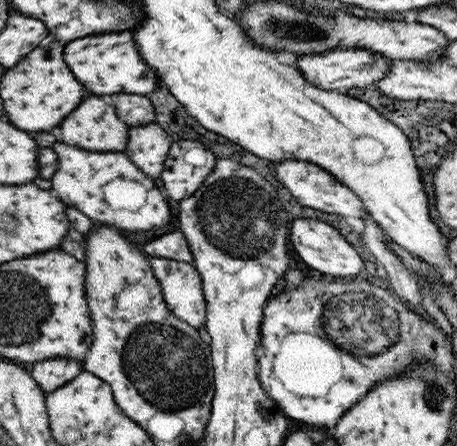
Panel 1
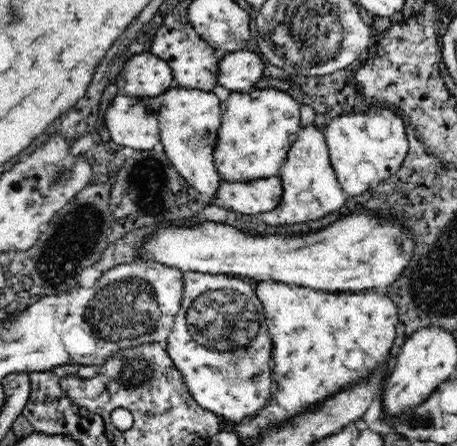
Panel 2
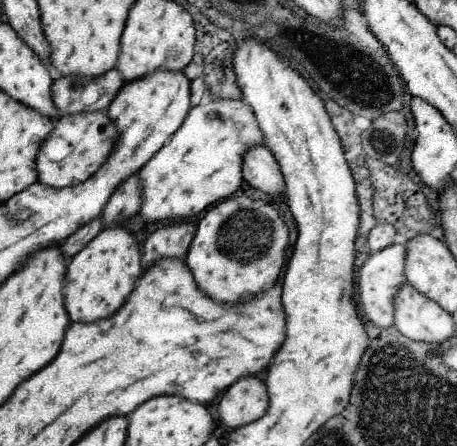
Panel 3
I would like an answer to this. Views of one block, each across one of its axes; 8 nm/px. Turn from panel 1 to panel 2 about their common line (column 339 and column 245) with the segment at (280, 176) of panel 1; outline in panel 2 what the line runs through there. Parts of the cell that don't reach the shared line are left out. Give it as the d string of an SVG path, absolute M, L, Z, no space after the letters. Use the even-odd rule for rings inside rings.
M266 178L256 182L236 182L226 184L222 182L216 194L216 200L222 200L232 212L240 212L242 216L258 218L262 214L268 214L280 206L284 194L284 182L282 178Z

